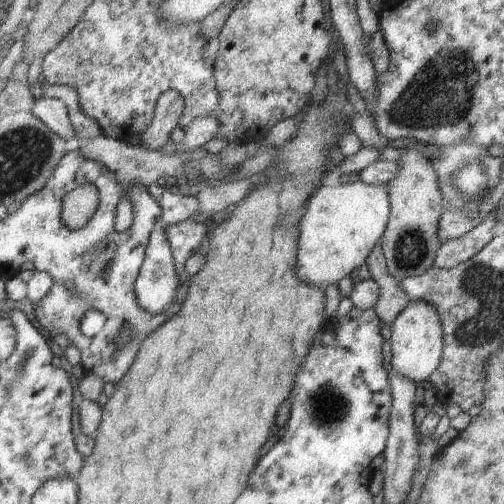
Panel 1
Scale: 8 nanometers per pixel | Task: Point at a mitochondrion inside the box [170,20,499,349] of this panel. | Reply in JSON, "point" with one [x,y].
{"point":[438,92]}

